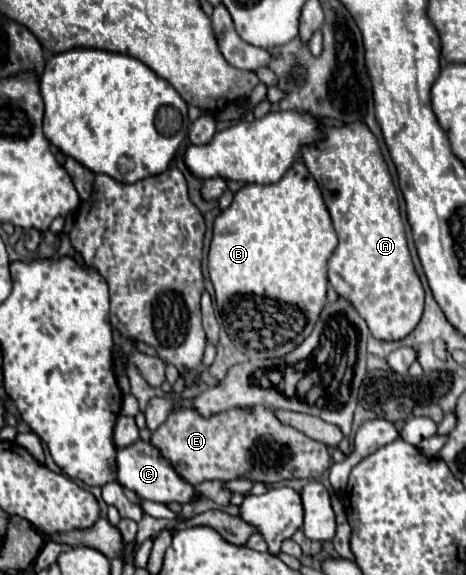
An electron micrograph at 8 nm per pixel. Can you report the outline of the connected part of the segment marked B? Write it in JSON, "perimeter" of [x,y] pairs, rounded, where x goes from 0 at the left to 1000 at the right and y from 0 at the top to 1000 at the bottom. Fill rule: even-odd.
{"perimeter":[[[635,277],[597,318],[536,318],[502,339],[498,357],[459,384],[446,471],[464,506],[464,534],[481,558],[481,576],[511,610],[532,624],[609,621],[665,583],[700,527],[704,450],[721,426],[725,412],[691,350],[691,336],[648,277]]]}

